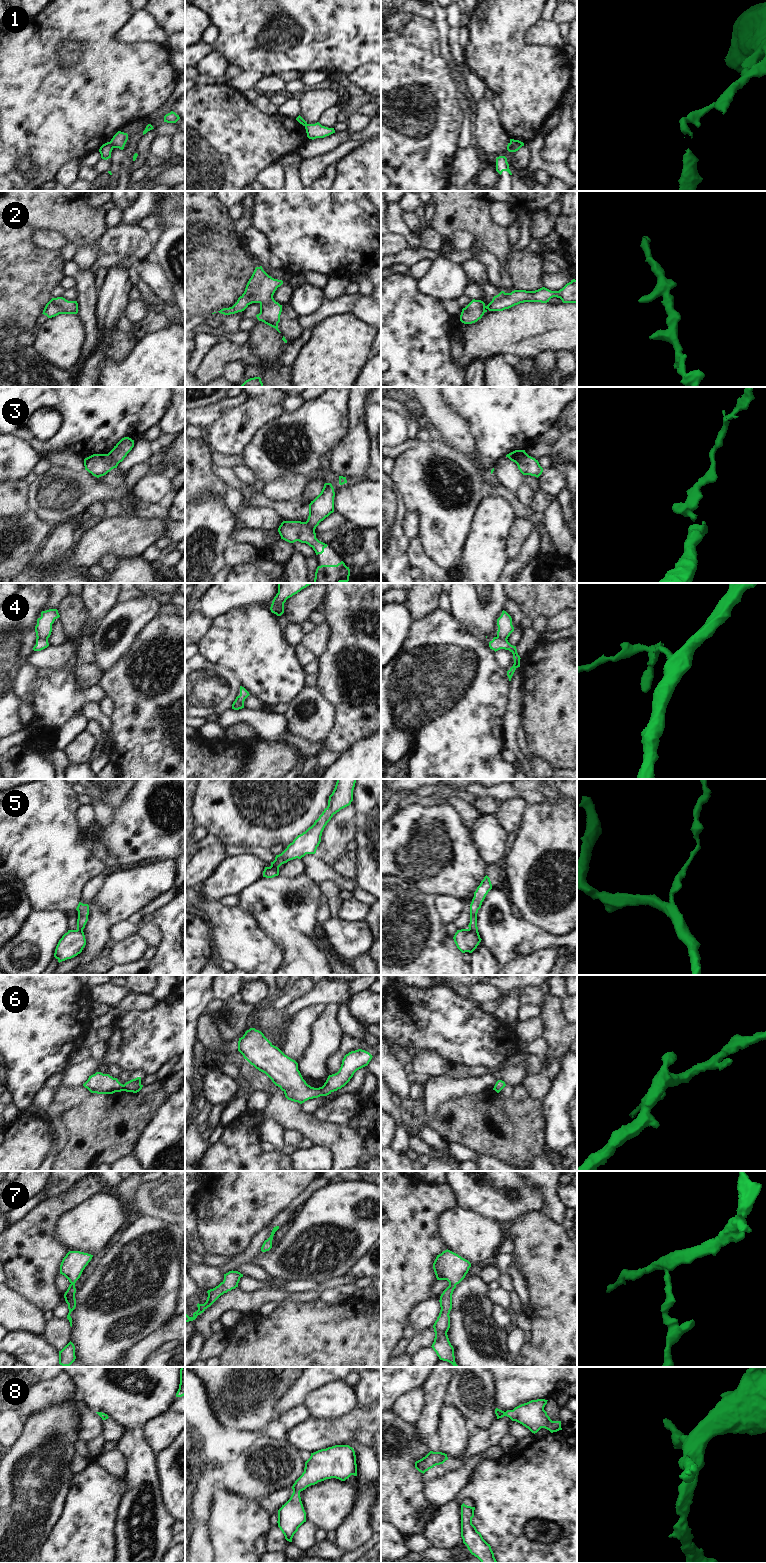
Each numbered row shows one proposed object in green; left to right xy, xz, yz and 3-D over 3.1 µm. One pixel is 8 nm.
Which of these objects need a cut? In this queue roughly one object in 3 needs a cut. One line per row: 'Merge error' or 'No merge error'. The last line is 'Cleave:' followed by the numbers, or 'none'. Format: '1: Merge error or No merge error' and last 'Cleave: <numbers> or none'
1: Merge error
2: No merge error
3: Merge error
4: Merge error
5: No merge error
6: No merge error
7: No merge error
8: No merge error
Cleave: 1, 3, 4

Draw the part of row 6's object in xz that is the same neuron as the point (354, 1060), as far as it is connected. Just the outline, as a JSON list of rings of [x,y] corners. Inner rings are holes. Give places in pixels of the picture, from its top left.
[[[250,1028],[239,1038],[238,1051],[251,1065],[265,1073],[284,1092],[288,1100],[300,1104],[341,1089],[354,1073],[367,1066],[373,1057],[362,1049],[349,1052],[344,1056],[339,1071],[329,1075],[322,1087],[314,1088],[303,1079],[298,1063],[255,1028]]]

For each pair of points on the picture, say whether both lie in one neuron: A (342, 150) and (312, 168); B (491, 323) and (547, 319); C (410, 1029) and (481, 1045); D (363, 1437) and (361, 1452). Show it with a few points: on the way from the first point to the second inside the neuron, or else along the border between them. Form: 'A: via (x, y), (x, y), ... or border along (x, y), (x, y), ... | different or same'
A: via (335, 155), (319, 163) | same
B: via (505, 323), (533, 323) | same
C: via (428, 1031), (460, 1031), (463, 1033) | same
D: border along (370, 1447), (355, 1446), (353, 1448) | different

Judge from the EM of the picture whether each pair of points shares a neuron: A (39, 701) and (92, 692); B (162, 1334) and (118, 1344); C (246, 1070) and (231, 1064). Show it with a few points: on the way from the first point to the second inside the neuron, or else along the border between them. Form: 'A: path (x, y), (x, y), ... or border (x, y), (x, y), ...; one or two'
A: path (52, 699), (72, 699), (79, 696); one
B: border (162, 1326), (138, 1340), (124, 1354); two
C: border (243, 1058), (238, 1074); two

